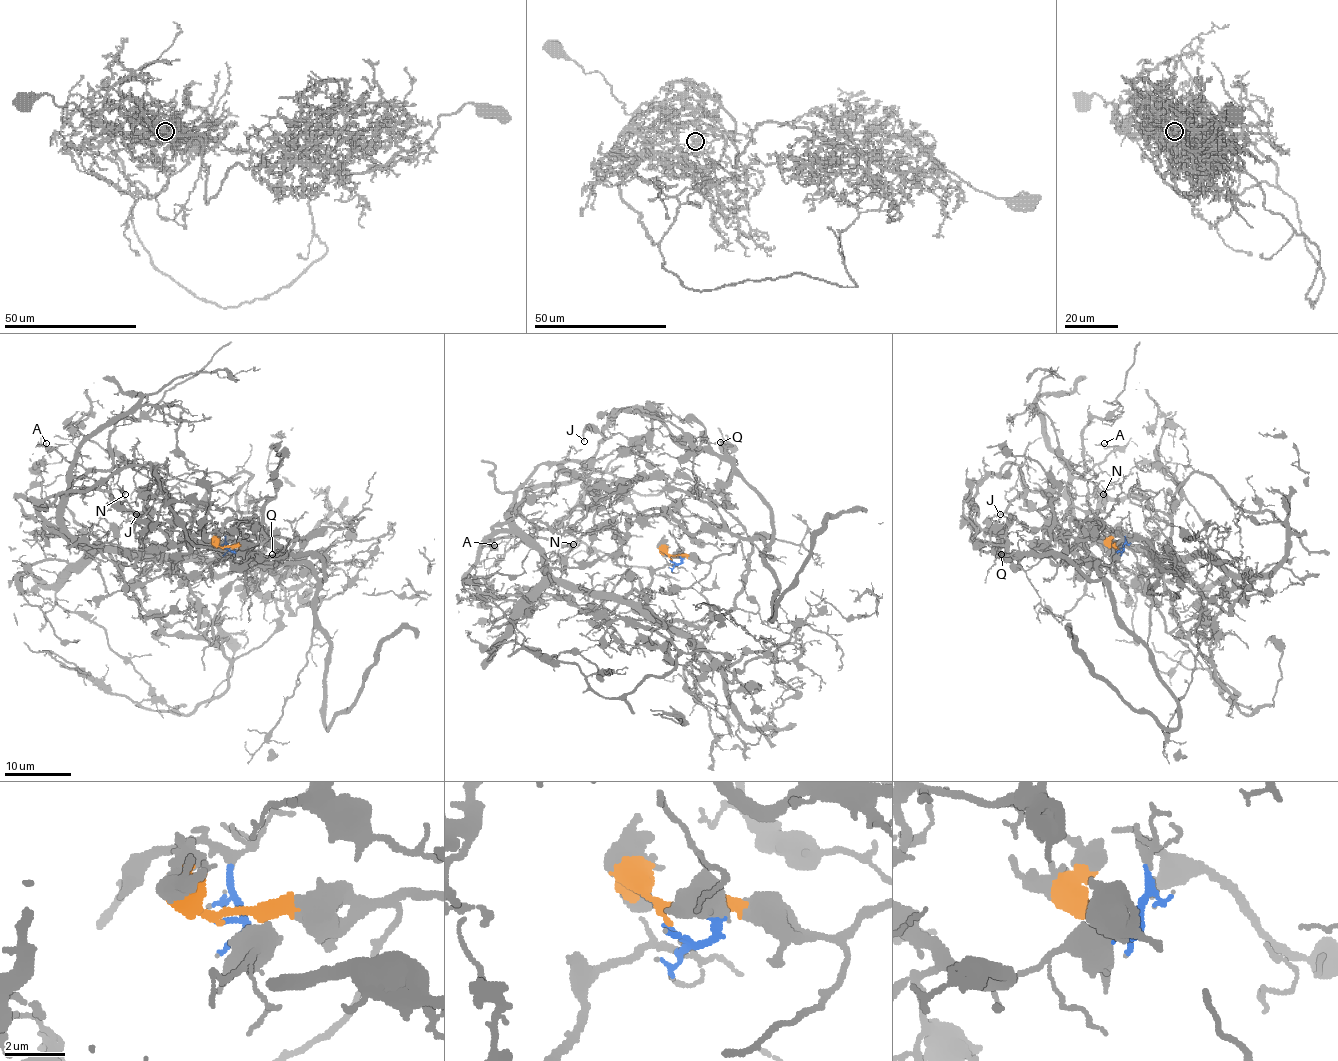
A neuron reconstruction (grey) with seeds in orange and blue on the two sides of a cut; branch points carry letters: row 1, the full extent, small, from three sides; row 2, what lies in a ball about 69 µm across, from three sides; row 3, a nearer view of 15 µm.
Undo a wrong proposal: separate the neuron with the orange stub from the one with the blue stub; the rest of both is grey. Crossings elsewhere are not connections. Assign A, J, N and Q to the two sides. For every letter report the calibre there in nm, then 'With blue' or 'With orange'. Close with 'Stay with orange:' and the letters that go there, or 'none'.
A: Thickness 110 nm. With blue
J: Thickness 160 nm. With orange
N: Thickness 80 nm. With blue
Q: Thickness 110 nm. With orange
Stay with orange: J, Q

